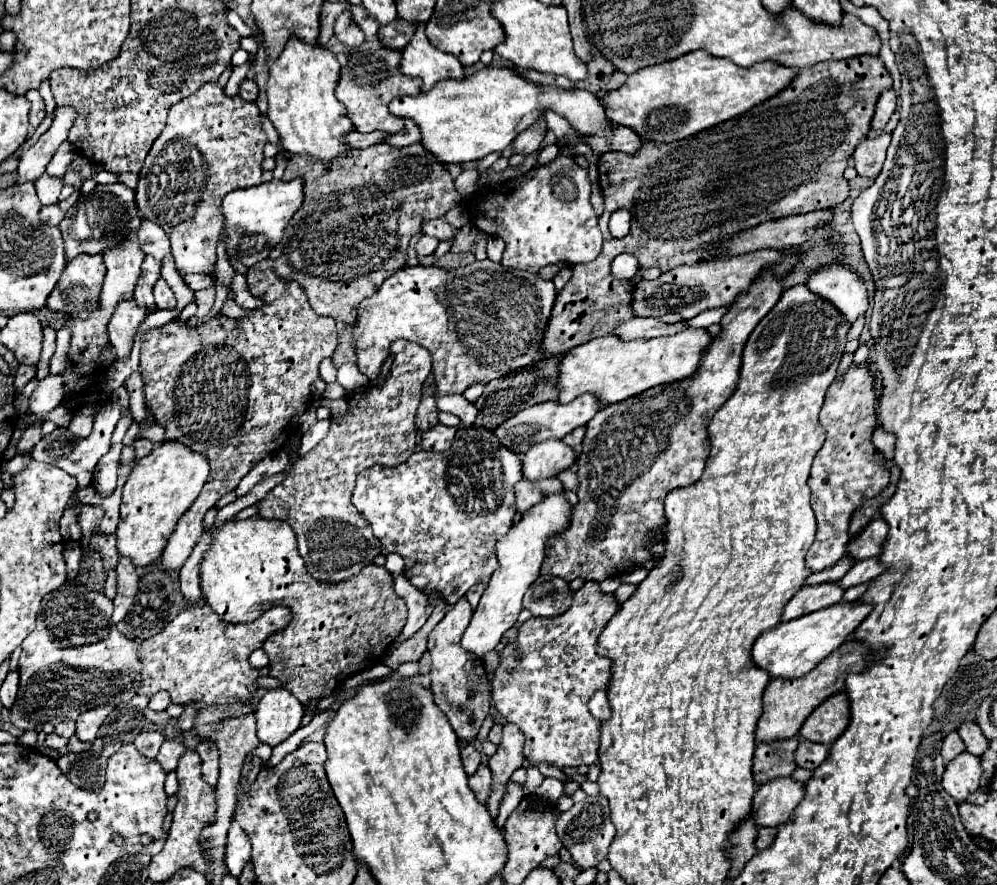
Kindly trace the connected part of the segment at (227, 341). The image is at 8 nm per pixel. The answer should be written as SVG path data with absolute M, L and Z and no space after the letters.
M265 258L265 260L257 262L255 266L251 266L251 268L247 270L245 278L247 278L247 288L249 288L249 292L251 292L255 298L263 300L263 308L255 308L255 310L251 310L245 318L239 318L239 328L235 328L235 330L223 330L223 326L221 326L223 314L219 314L219 318L209 320L207 324L195 326L195 328L187 326L185 322L173 320L173 322L161 326L161 328L153 328L153 330L145 332L143 338L141 338L141 364L139 364L139 372L141 372L143 384L145 384L145 406L151 410L155 422L161 424L161 426L165 428L165 440L167 440L167 442L175 442L175 438L179 438L179 440L187 446L187 436L189 436L189 432L191 432L189 428L193 428L193 432L191 432L191 436L189 436L189 438L191 438L191 444L193 444L193 450L205 454L207 460L209 460L209 464L211 464L211 474L209 474L209 478L207 478L207 484L203 486L201 494L199 494L197 500L193 502L193 506L191 506L191 508L181 516L181 520L177 522L177 528L175 528L175 532L171 534L169 544L167 544L167 548L165 548L165 552L163 552L163 556L161 556L161 562L163 562L163 566L165 566L165 572L169 572L169 576L173 576L173 578L179 576L179 570L181 570L183 562L189 558L193 546L197 544L199 536L203 534L203 516L205 516L205 512L207 512L211 506L215 506L215 502L217 502L219 498L223 498L227 492L233 492L233 490L237 488L239 480L241 480L243 476L249 474L249 470L253 468L253 464L257 464L257 460L263 460L263 458L269 456L271 452L283 448L285 442L287 442L289 438L293 438L293 436L299 432L299 418L301 418L301 414L311 406L311 400L313 400L313 396L311 396L311 384L313 384L315 378L319 376L319 364L321 364L323 358L331 358L333 352L335 352L335 348L337 348L335 320L329 318L329 316L319 316L319 314L315 314L313 308L309 306L309 300L307 300L307 294L305 294L303 286L297 284L297 282L289 282L289 280L279 278L279 276L275 274L275 270L273 270L273 262L271 262L271 260Z

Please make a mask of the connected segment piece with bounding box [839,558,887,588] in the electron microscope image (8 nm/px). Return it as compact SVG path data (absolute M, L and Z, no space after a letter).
M867 558L867 560L859 560L841 580L839 584L843 588L851 588L851 586L857 586L857 584L865 584L877 576L881 576L887 568L877 560L877 558Z

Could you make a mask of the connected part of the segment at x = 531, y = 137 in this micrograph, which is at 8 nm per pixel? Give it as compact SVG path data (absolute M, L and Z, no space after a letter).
M543 118L543 120L537 120L531 128L527 128L525 132L521 132L521 136L517 136L517 140L513 140L513 144L515 144L515 154L523 152L523 154L527 156L527 154L535 152L535 150L541 146L541 142L543 142L545 132L547 132L547 122L545 122L545 118Z

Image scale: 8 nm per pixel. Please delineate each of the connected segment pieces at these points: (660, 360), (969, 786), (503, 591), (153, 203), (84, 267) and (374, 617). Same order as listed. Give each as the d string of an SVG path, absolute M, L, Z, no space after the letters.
M685 328L673 336L629 340L629 342L617 340L613 334L589 340L567 352L559 362L559 376L557 376L559 402L569 404L577 396L591 392L603 406L607 406L613 402L621 402L629 396L635 396L651 386L681 380L697 370L701 352L709 344L711 336L703 328Z
M961 752L957 758L947 762L943 772L943 790L957 802L979 790L981 784L981 760L969 752Z
M561 492L549 494L539 504L529 508L529 512L525 512L523 518L517 524L513 524L509 532L497 542L495 550L497 550L499 568L491 576L479 600L479 606L473 614L473 620L461 640L463 648L473 652L475 656L483 656L499 644L503 632L507 632L517 622L521 612L521 600L527 588L539 578L541 564L547 556L547 542L553 536L561 536L561 532L569 528L569 522L571 522L571 504L565 498L565 494Z
M209 82L195 94L177 102L167 116L167 126L153 142L145 164L139 172L139 184L135 188L137 208L143 218L155 220L167 232L171 240L171 252L175 266L183 274L209 274L215 266L215 248L223 226L221 202L227 192L237 188L251 188L261 184L261 162L267 134L261 128L261 112L257 104L245 102L239 96L225 96L223 86Z
M79 254L61 274L55 290L47 298L47 308L77 318L99 308L105 264L101 254Z
M249 518L223 522L219 528L213 530L211 546L205 552L199 576L205 602L225 622L249 624L273 604L285 604L291 608L293 620L289 628L271 635L262 648L271 660L271 676L283 680L285 688L291 690L303 706L307 706L311 698L323 700L331 696L331 692L341 684L343 676L379 662L385 654L385 648L401 634L407 622L405 600L395 594L393 576L383 566L369 564L357 576L353 576L353 580L347 580L345 584L337 584L333 588L321 588L321 584L317 584L309 576L297 552L297 538L293 528L279 520Z

